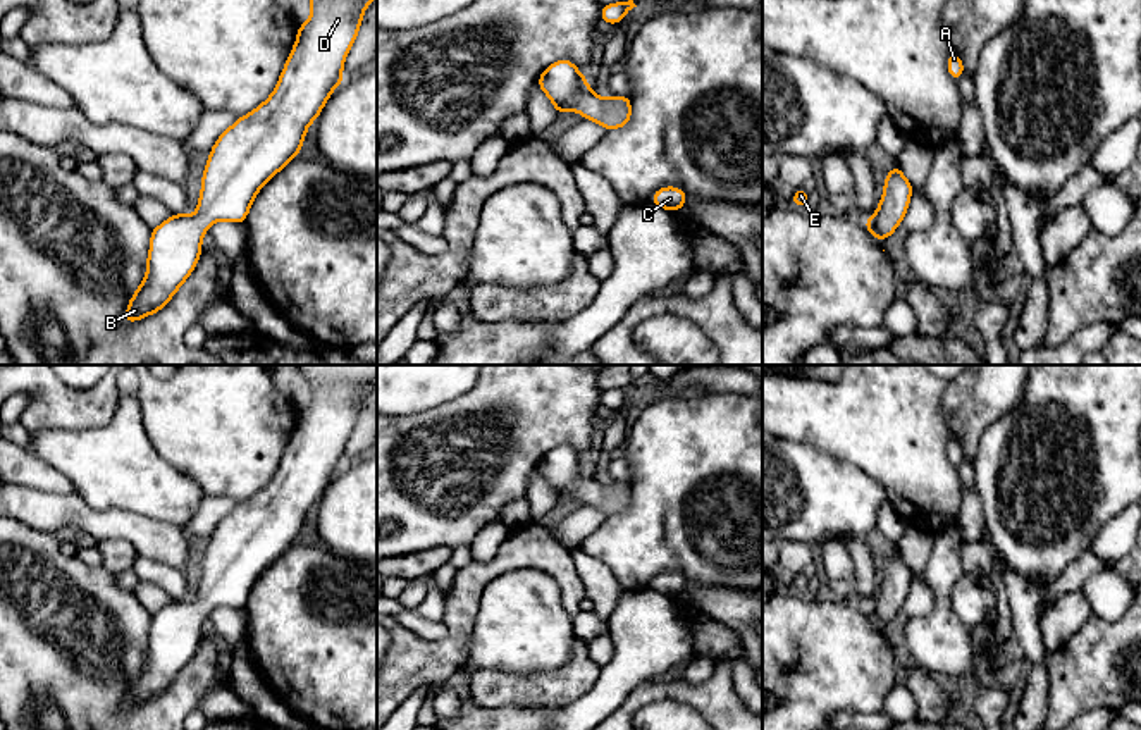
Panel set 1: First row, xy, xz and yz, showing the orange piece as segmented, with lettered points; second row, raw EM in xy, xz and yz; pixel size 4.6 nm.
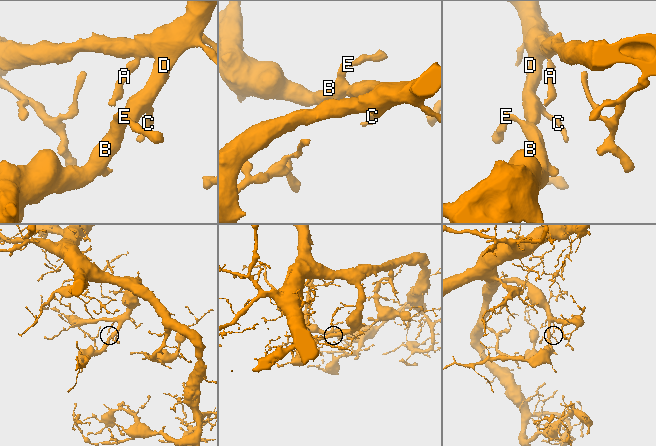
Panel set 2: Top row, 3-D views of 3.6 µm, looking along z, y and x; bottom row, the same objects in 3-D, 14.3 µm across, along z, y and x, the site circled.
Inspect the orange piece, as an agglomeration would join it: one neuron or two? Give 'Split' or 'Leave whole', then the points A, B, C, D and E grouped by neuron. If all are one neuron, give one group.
Leave whole. Groups: A B C D E

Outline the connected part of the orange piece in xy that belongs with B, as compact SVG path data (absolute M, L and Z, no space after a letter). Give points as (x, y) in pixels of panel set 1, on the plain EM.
M298 365L311 389L311 401L298 411L296 429L272 480L250 499L237 503L210 535L194 601L172 599L151 615L146 661L126 692L124 708L143 706L163 696L188 666L201 642L207 613L219 608L244 609L258 577L299 541L308 511L318 504L332 477L342 468L342 451L361 413L377 365Z

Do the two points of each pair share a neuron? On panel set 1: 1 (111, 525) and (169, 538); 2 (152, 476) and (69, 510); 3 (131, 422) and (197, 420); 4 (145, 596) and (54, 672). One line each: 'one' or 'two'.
1: one
2: two
3: two
4: two

